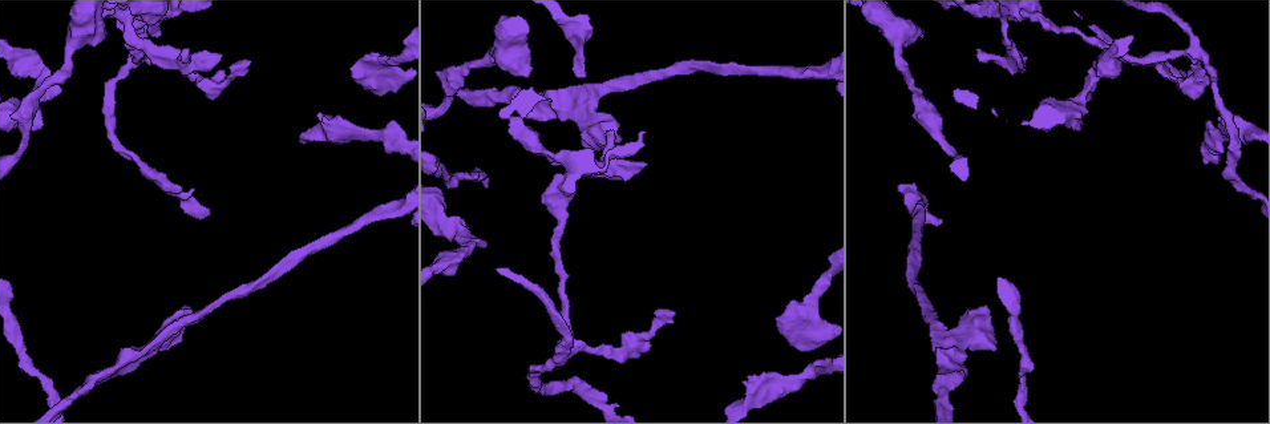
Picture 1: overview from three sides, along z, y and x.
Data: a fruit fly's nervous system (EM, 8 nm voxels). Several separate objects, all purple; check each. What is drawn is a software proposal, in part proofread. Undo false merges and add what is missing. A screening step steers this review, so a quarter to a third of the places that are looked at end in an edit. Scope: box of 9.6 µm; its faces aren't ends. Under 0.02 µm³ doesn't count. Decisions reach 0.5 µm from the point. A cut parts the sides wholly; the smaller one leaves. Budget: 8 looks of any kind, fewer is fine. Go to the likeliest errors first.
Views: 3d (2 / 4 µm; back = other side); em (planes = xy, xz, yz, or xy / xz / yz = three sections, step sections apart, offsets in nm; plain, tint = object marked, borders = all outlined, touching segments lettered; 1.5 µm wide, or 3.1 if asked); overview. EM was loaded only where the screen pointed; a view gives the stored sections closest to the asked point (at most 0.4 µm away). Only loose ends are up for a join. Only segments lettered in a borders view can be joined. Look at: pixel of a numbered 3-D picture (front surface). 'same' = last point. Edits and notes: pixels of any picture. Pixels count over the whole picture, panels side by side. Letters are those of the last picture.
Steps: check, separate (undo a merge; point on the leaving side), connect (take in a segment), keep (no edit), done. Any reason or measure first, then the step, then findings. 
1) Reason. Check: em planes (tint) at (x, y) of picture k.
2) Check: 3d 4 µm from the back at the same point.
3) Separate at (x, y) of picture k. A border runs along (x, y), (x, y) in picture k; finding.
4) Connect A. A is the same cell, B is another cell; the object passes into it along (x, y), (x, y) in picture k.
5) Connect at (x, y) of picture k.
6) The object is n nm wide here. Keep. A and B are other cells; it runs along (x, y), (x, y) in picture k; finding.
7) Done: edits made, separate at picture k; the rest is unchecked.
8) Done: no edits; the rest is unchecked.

Check: em planes (borders) at (986, 318) of picture 1.

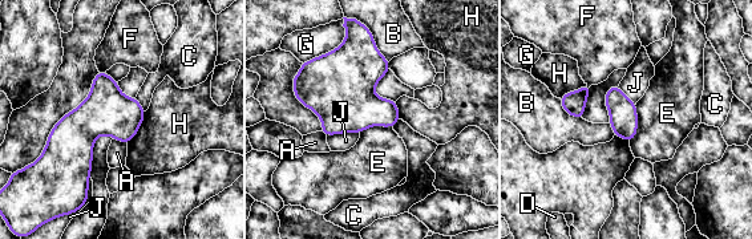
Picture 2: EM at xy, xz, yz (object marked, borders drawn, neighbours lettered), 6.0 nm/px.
Keep. A, B, C, D, E, F, G, H and J are other cells; no lettered segment goes on from it.

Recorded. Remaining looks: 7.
Thin end. Check: 3d 4 µm from the back at (581, 76) of picture 1.

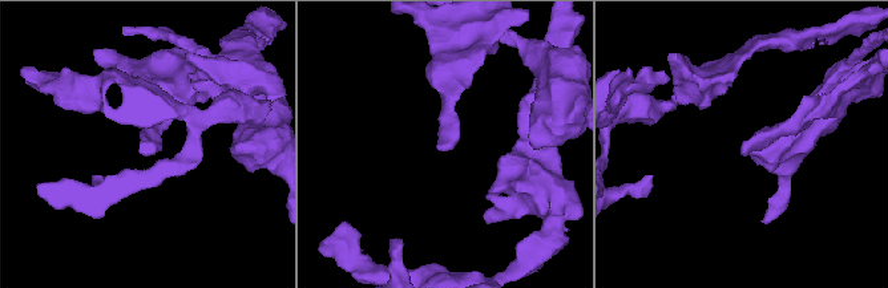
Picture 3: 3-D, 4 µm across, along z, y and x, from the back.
Check: em yz step 4 (borders) at (441, 150) of picture 3.

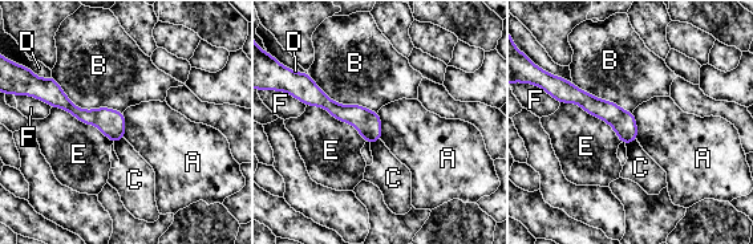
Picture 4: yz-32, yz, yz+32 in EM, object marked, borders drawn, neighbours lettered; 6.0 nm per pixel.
Another direction. Check: em planes (borders) at the same point.

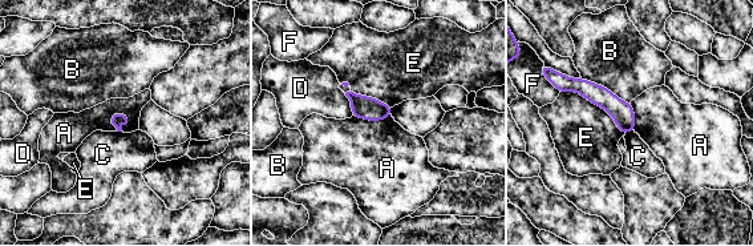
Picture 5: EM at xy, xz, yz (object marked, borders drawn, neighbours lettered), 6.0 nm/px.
Keep. A, B, C, D, E and F are other cells; it runs along (561, 88), (602, 96), (631, 128) in picture 5; no lettered segment goes on from it.

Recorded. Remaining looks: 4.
Abrupt turn. Check: em xz step 8 (tint) at (42, 74) of picture 1.

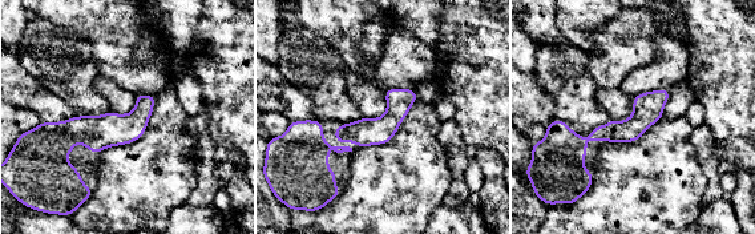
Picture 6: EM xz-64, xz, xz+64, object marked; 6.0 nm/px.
What lies round it. Check: em xz step 8 (borders) at the same point.

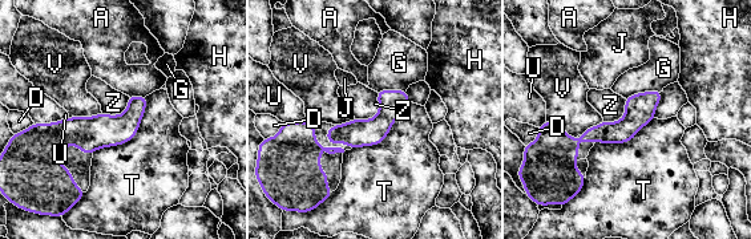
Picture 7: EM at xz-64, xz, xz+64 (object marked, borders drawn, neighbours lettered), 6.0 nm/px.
The object is 170 nm wide here. Keep. A, D, G, H, J, T, U, V and Z are other cells; a border runs along (376, 92), (378, 113), (355, 118) in picture 7; all the same cell.

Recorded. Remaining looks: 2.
Done: no edits; the rest is unchecked.

